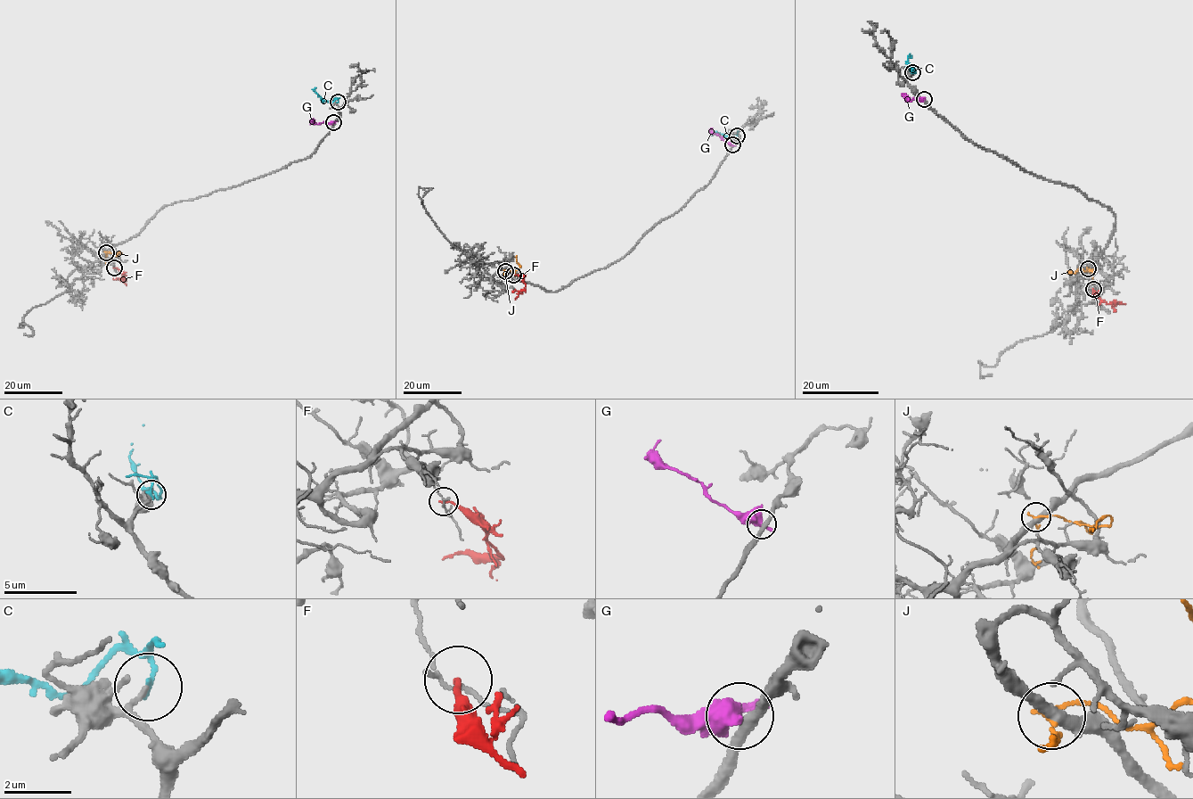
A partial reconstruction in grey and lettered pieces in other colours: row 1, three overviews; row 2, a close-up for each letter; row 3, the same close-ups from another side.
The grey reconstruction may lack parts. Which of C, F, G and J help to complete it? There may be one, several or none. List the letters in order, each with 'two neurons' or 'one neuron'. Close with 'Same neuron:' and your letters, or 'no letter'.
C: two neurons
F: two neurons
G: two neurons
J: two neurons
Same neuron: no letter

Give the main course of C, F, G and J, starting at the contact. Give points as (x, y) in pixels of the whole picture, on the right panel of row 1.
C: (911, 72), (914, 69), (914, 73), (907, 60), (910, 54)
F: (1093, 289), (1107, 303), (1114, 302)
G: (923, 99), (910, 101), (902, 95)
J: (1088, 268), (1067, 273)

